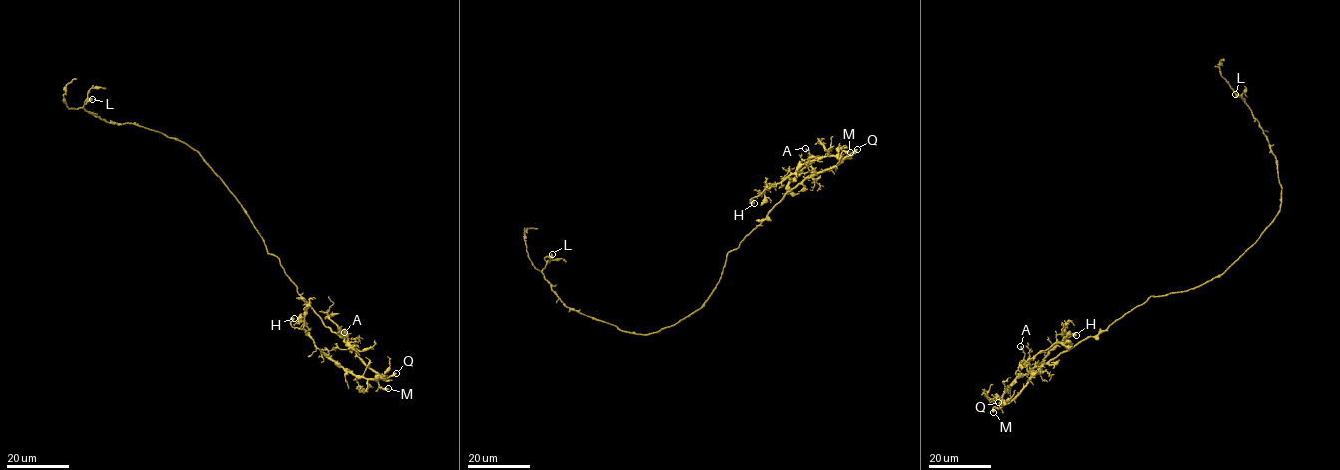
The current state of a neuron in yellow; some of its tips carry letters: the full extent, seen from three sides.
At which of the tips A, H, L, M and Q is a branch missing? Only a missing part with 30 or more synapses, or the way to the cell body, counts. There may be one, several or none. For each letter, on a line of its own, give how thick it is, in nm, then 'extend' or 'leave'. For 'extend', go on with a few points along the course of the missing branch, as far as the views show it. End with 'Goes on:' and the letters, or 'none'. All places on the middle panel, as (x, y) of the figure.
A: 160 nm thick; leave
H: 460 nm thick; leave
L: 360 nm thick; leave
M: 320 nm thick; extend; missing branch runs (850, 152), (856, 149), (875, 152), (881, 145), (879, 131), (840, 98), (830, 74), (814, 67)
Q: 280 nm thick; leave
Goes on: M

